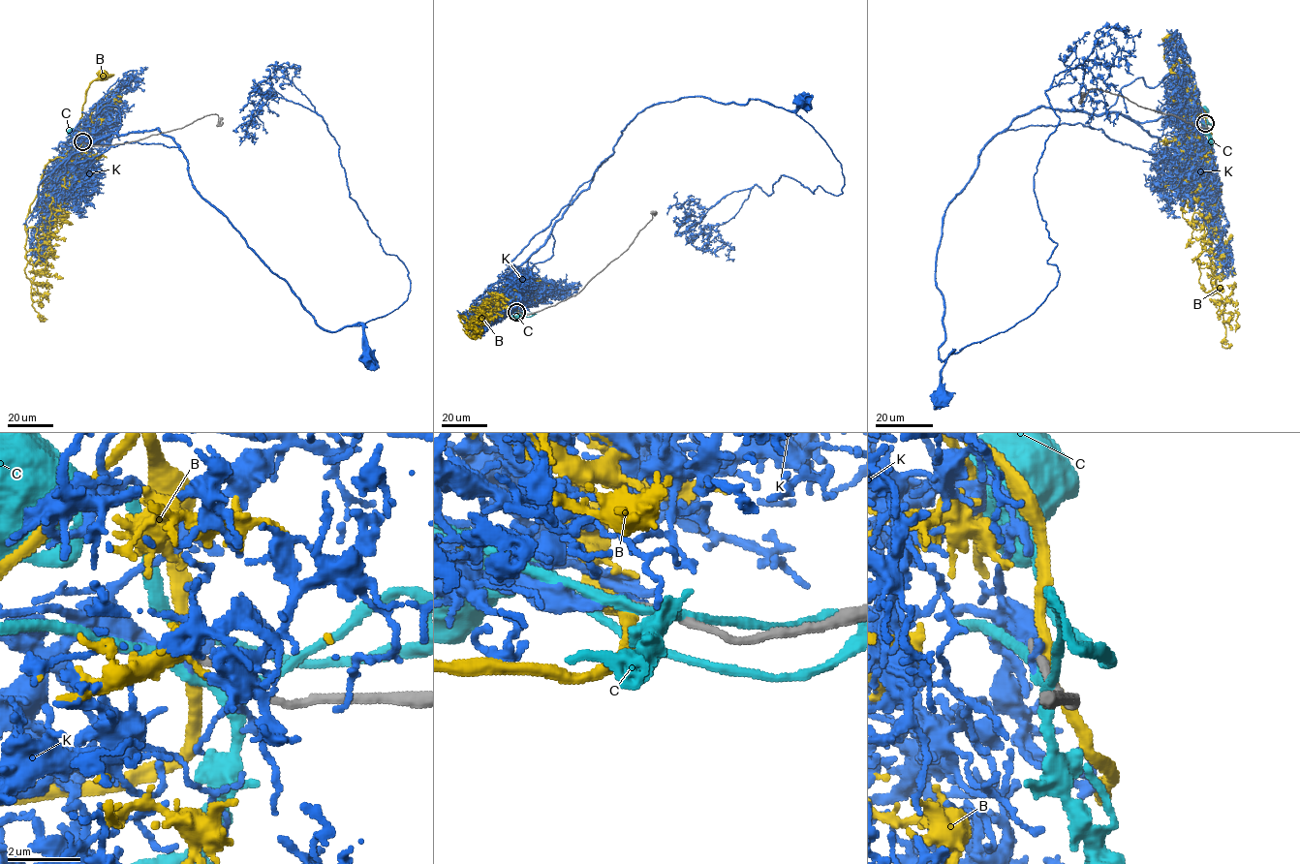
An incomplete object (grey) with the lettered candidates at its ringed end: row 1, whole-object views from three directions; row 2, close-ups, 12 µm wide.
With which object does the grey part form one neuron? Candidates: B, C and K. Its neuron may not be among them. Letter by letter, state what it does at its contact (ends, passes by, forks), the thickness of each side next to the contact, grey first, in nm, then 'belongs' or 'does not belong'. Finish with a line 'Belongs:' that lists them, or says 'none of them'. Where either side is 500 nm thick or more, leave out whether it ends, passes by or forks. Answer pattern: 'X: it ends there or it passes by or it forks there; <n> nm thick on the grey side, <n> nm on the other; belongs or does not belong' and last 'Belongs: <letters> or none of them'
B: it passes by; 320 nm thick on the grey side, 320 nm on the other; does not belong
C: it forks there; 260 nm thick on the grey side, 240 nm on the other; does not belong
K: it ends there; 280 nm thick on the grey side, 340 nm on the other; does not belong
Belongs: none of them

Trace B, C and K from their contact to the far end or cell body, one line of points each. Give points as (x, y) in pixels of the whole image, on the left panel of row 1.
B: (84, 142), (79, 121), (85, 93), (88, 85), (103, 74)
C: (82, 142), (89, 144), (99, 140), (88, 142), (79, 133), (73, 132)
K: (84, 142), (71, 133), (170, 136), (195, 189), (322, 327), (359, 324), (367, 359)

